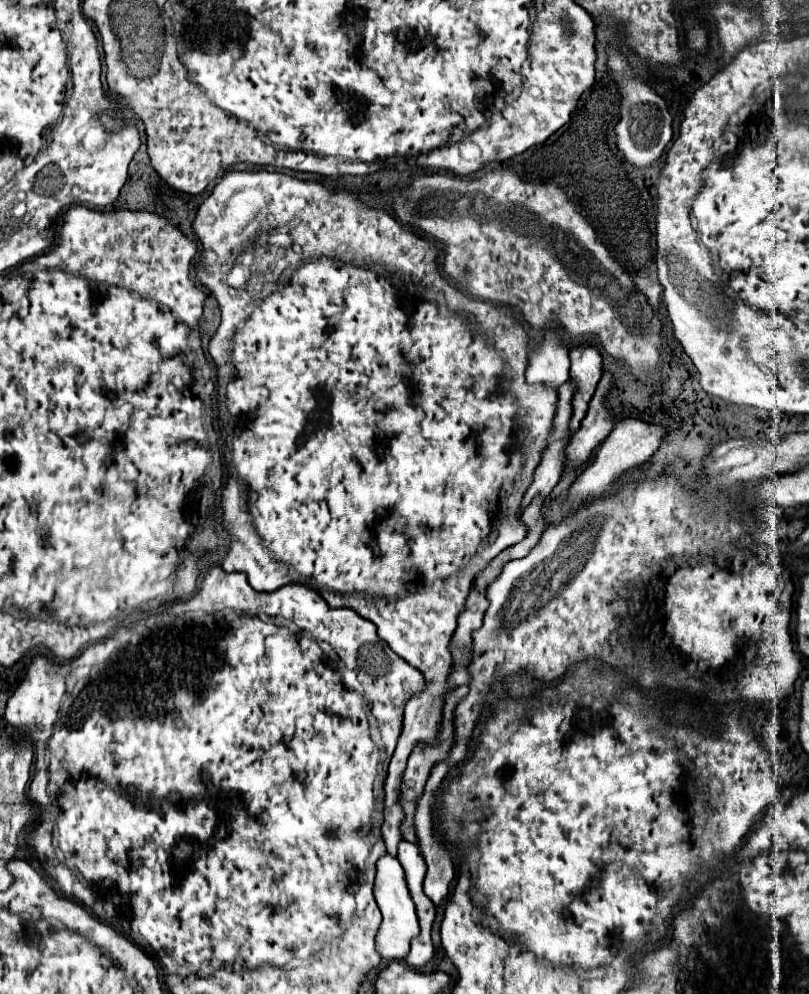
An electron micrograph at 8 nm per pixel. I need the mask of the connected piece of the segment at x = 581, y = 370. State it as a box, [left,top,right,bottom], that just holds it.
[568,346,602,434]

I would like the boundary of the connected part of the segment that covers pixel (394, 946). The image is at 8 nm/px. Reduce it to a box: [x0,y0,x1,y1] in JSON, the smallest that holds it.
[374,854,418,960]

